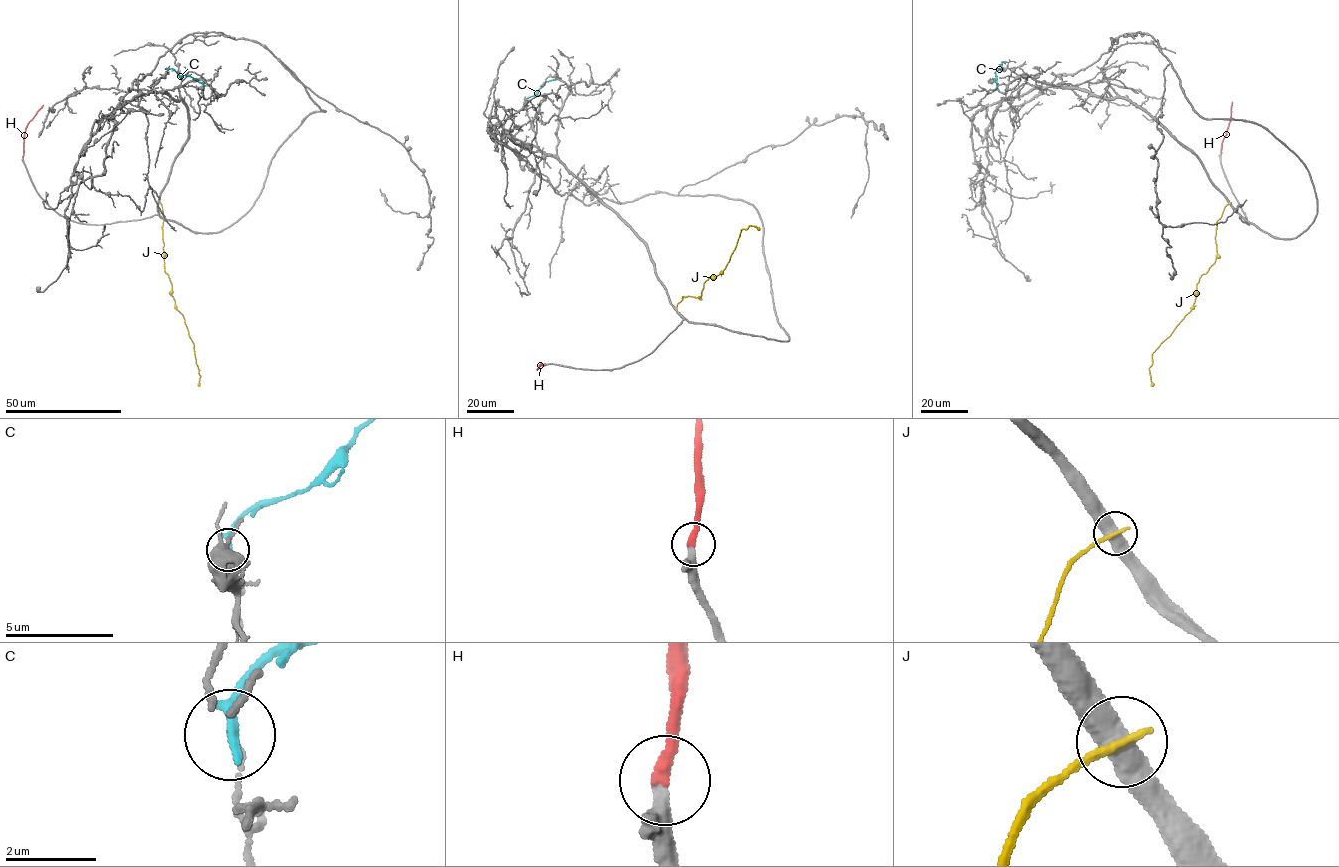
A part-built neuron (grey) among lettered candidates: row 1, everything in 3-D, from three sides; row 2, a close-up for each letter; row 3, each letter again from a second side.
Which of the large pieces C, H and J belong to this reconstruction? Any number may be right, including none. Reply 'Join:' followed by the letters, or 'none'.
Join: H

